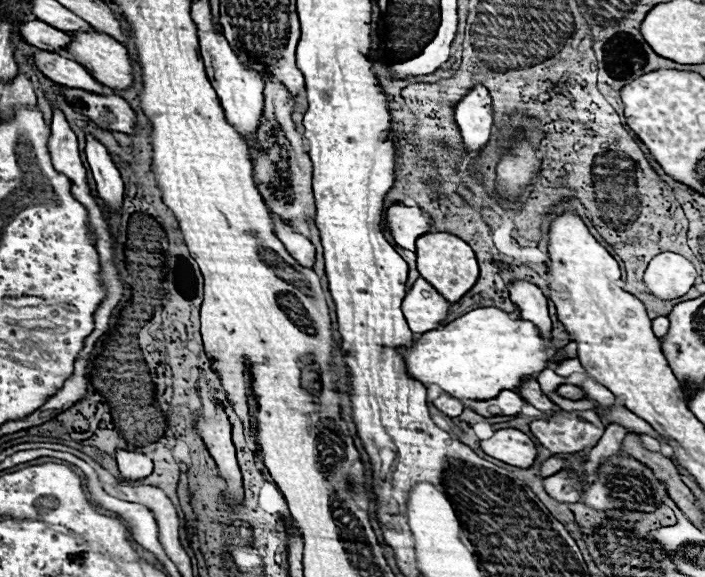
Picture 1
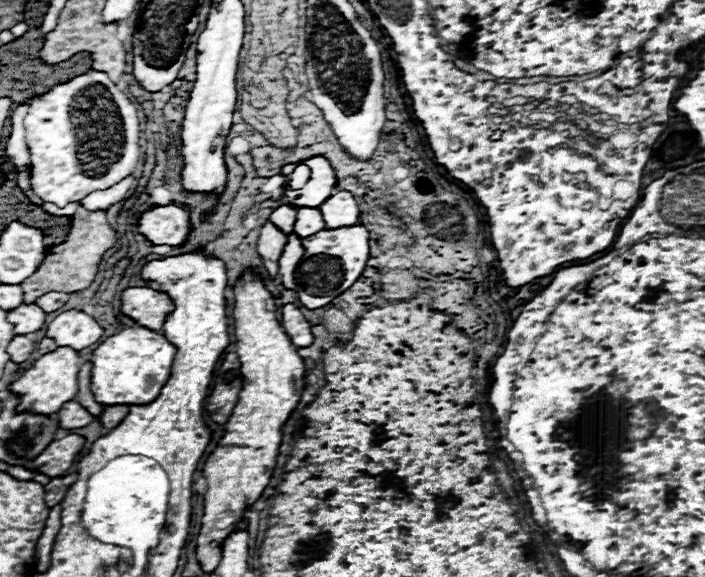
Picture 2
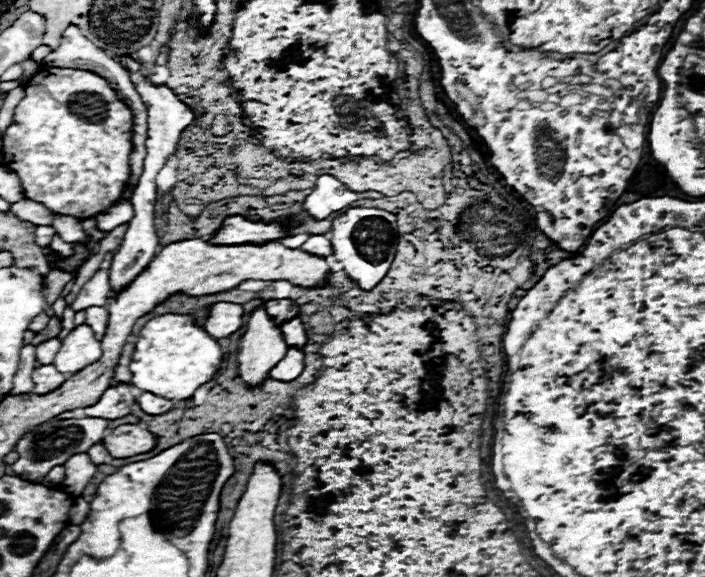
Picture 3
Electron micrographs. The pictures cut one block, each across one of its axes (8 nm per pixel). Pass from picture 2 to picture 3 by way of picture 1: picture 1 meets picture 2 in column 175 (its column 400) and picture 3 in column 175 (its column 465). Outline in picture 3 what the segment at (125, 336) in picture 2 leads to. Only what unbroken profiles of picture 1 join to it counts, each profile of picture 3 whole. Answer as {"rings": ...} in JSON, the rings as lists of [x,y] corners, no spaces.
{"rings":[[[162,314],[146,322],[140,330],[128,368],[132,372],[132,386],[144,392],[156,392],[156,396],[168,396],[168,400],[184,400],[212,378],[220,358],[218,342],[202,326],[182,314]]]}

